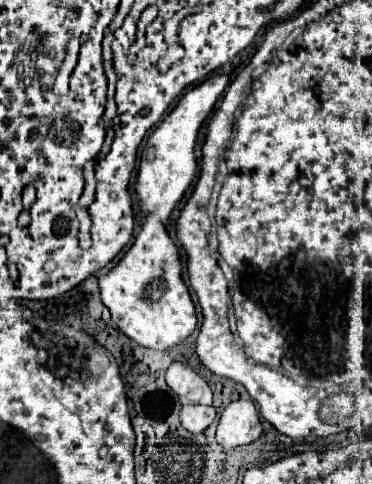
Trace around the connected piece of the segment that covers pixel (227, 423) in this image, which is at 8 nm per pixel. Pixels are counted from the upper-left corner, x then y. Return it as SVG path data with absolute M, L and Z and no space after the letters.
M236 400L230 402L218 422L216 442L224 448L236 448L258 440L262 434L262 424L254 402Z

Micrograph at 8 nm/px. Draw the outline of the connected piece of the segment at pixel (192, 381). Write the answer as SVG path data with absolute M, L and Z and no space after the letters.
M174 362L166 370L166 384L178 396L178 402L182 406L186 404L210 406L212 404L212 390L208 388L206 380L200 378L192 368L180 362Z

